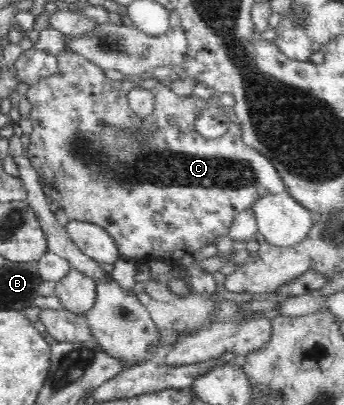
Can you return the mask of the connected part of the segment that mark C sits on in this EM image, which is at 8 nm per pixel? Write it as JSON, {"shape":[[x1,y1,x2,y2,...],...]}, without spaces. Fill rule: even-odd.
{"shape":[[69,46,64,47,63,51,57,54,57,69,54,75,41,78,37,84,30,86,27,92,27,98,31,103,29,118,33,124,32,134,29,136,30,144,27,146,27,154,29,155,30,162,40,175,40,182,42,183,46,197,50,202,56,202,59,208,64,210,69,221,90,222,104,228,114,238,120,254,128,260,136,260,138,263,148,263,150,260,162,260,176,265,183,256,186,256,186,253,192,254,198,249,212,244,216,236,230,234,230,224,240,214,252,208,256,200,263,198,266,194,281,194,288,191,286,181,282,179,282,175,278,173,278,169,274,167,270,159,243,142,241,122,237,116,234,116,234,110,229,109,232,121,230,126,228,126,228,134,222,136,222,138,218,138,216,141,206,140,196,132,194,121,203,108,212,105,220,106,217,100,213,98,204,100,194,94,178,96,169,87,151,78,140,81,109,79,99,66,82,58],[133,88,149,90,154,95,155,108,145,118,140,118,138,114,132,111,128,104,128,92],[136,132,145,132,145,134,149,135,143,141,138,142,138,137,134,135]]}

